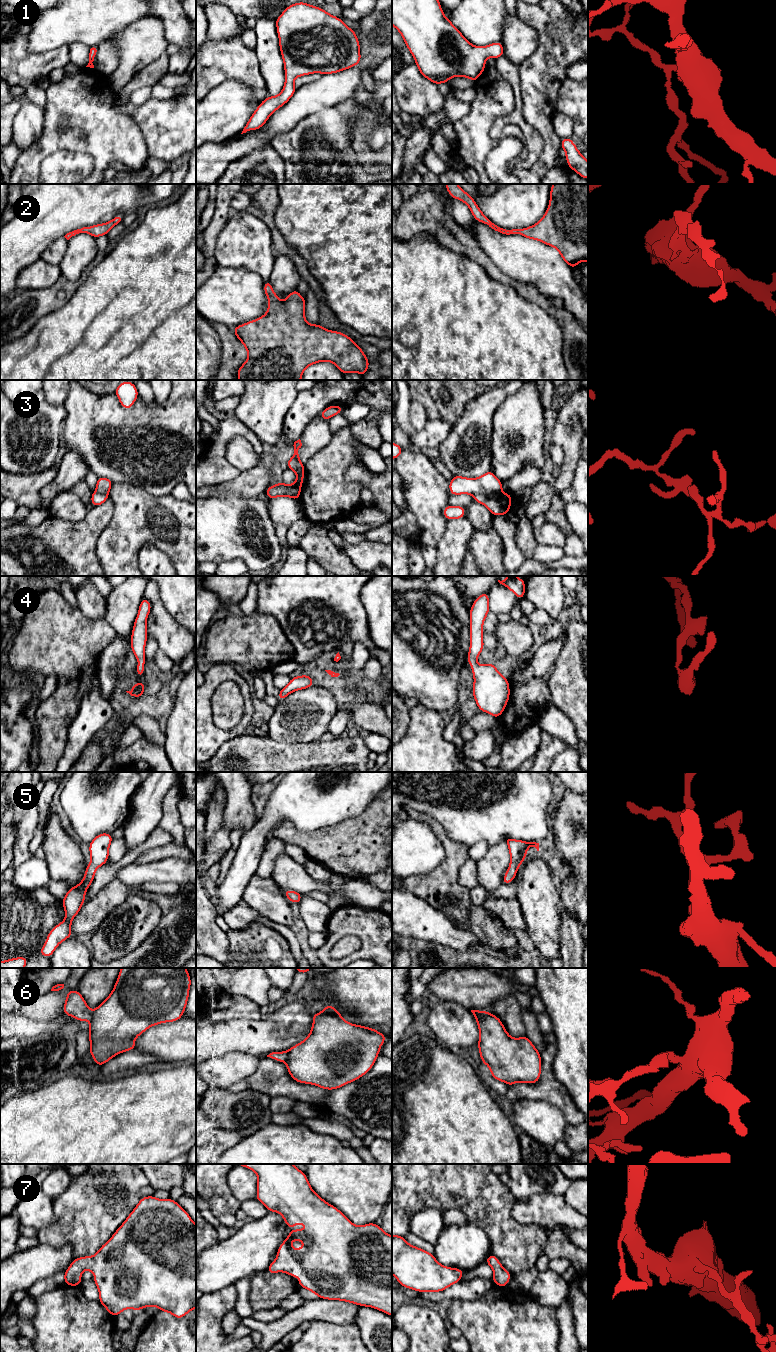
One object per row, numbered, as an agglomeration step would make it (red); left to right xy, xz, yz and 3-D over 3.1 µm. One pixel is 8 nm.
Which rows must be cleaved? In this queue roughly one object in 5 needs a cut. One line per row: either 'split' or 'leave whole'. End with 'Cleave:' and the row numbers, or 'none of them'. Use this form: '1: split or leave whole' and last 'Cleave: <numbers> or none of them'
1: leave whole
2: leave whole
3: split
4: leave whole
5: leave whole
6: split
7: leave whole
Cleave: 3, 6

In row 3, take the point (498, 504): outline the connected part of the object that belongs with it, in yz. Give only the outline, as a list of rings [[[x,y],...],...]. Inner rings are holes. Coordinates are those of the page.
[[[502,492],[494,495],[474,495],[474,501],[486,506],[493,516],[508,515],[511,500],[512,495]]]

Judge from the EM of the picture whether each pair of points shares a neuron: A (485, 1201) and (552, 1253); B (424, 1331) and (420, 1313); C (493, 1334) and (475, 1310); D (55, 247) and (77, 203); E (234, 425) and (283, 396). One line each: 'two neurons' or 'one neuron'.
A: two neurons
B: one neuron
C: one neuron
D: two neurons
E: two neurons

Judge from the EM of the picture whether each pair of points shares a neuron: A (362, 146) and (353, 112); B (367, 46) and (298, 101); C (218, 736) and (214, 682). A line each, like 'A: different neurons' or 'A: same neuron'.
A: same neuron
B: same neuron
C: same neuron

